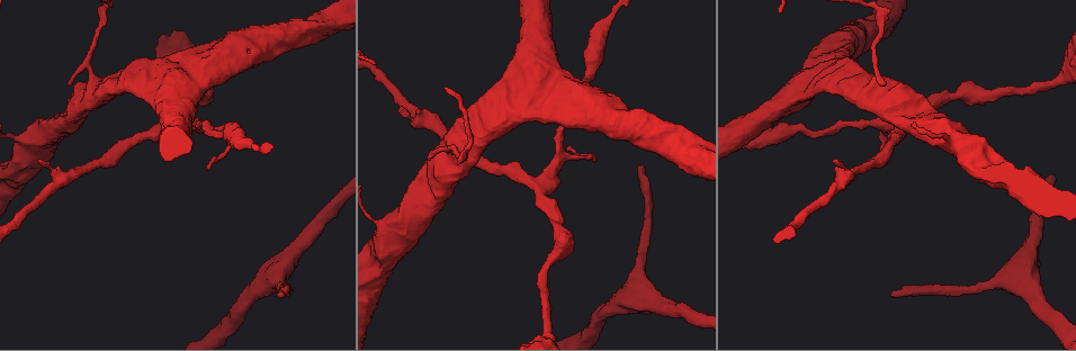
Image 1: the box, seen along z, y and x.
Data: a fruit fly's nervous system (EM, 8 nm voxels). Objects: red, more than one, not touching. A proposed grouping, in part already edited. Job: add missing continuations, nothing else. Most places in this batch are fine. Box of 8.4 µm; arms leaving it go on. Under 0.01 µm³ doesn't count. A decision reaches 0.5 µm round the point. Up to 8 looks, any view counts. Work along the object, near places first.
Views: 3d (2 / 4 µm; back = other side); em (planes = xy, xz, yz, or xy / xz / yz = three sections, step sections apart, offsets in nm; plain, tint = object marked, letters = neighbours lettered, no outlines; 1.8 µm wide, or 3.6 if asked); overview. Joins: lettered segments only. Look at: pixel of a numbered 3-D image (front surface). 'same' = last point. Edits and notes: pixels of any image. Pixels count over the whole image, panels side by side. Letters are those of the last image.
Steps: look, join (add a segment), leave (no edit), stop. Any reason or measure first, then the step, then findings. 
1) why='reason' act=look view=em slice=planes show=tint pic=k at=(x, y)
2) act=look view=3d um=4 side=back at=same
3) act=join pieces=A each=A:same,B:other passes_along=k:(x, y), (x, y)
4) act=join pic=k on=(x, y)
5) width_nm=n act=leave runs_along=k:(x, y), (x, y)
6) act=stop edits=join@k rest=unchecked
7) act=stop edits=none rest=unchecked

why='free end' act=look view=3d um=2 pic=1 at=(400, 110)

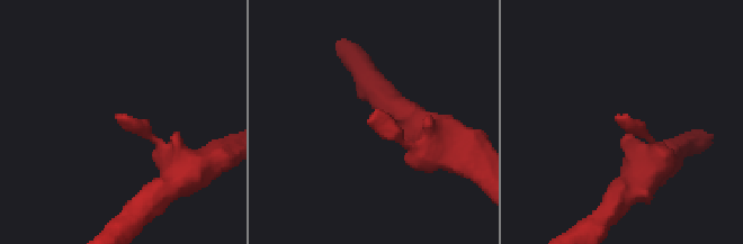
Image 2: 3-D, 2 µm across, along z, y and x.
why='now the EM' act=look view=em slice=planes show=letters pic=2 at=(369, 115)

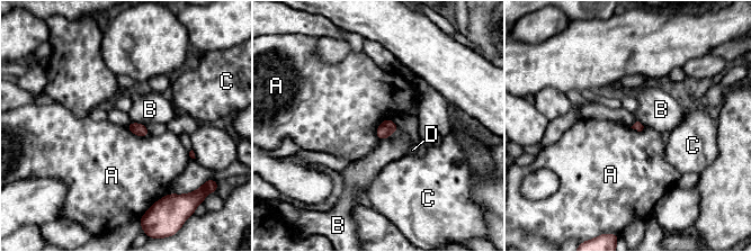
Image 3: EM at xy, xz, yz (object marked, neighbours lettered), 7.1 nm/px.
act=leave each=A:other,B:other,C:other,D:other border=3:(125, 127), (137, 135), (150, 134) found='no lettered segment goes on from it'

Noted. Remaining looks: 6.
why='calibre changes' act=look view=3d um=4 pic=1 at=(242, 141)

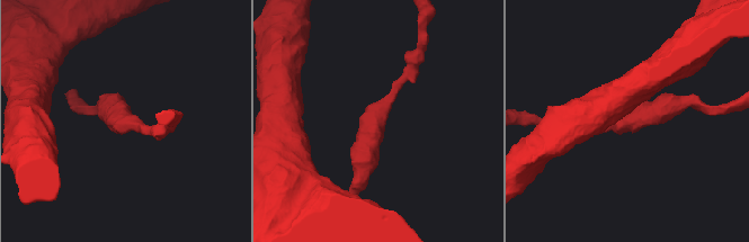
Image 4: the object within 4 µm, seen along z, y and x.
arm_widths_nm=170,360 act=look view=em slice=yz step=4 show=letters pic=4 at=(131, 121)

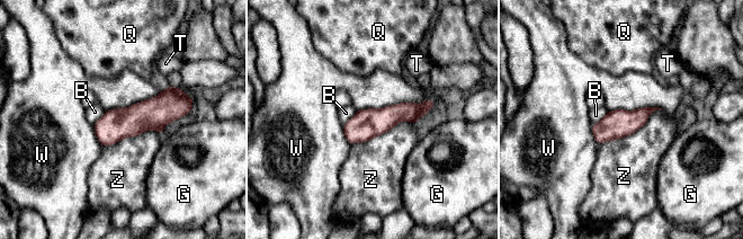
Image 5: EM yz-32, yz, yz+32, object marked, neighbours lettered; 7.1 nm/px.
act=leave each=B:other,G:other,Q:other,T:other,W:other,Z:other runs_along=5:(185, 102), (98, 133) found='none of them fits'

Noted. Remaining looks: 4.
why='an open end' act=look view=3d um=4 pic=1 at=(567, 145)

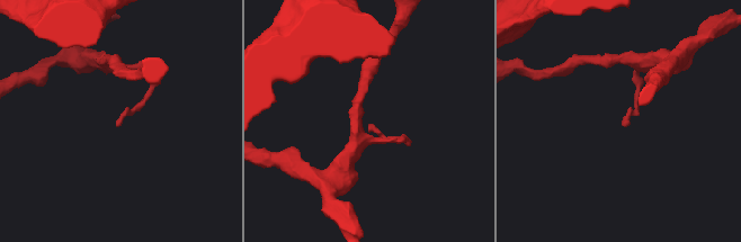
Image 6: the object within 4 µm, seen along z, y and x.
act=look view=em slice=xy step=4 show=tint pic=6 at=(369, 124)

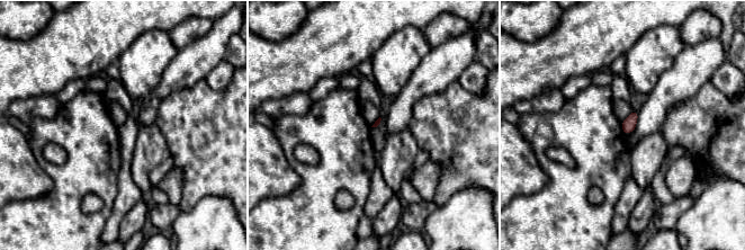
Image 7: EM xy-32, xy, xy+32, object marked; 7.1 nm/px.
act=look view=em slice=planes show=letters at=same

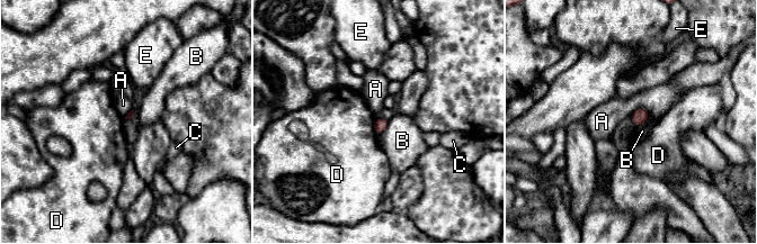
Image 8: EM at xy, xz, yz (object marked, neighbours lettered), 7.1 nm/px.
act=leave each=A:other,B:other,C:other,D:other,E:other border=8:(650, 115), (638, 108), (630, 116) found='none of them fits'

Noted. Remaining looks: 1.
act=stop edits=none rest=unchecked

